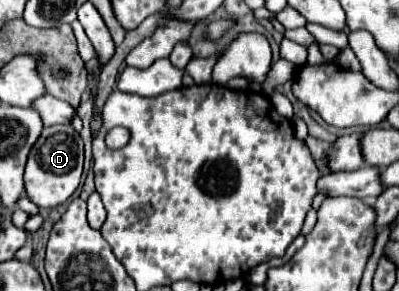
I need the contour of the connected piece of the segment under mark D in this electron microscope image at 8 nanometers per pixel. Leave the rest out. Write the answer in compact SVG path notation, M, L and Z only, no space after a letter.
M71 125L45 127L39 141L31 149L25 167L25 191L37 207L53 209L65 203L79 187L83 173L83 141Z

